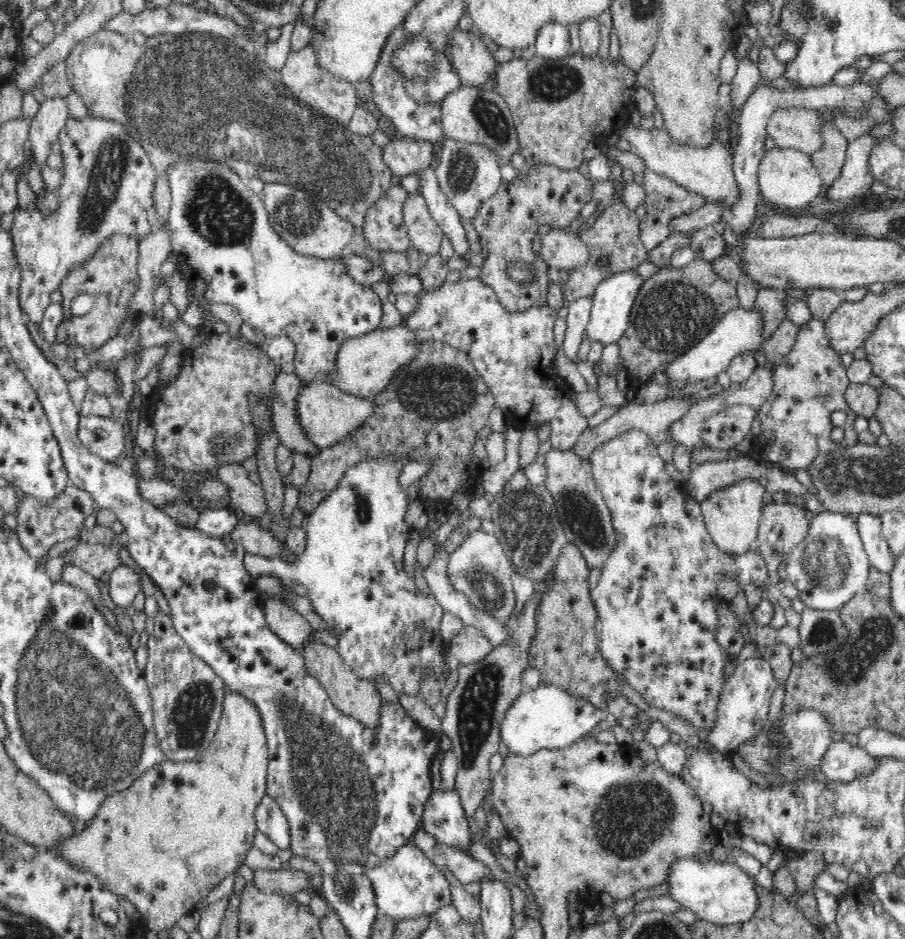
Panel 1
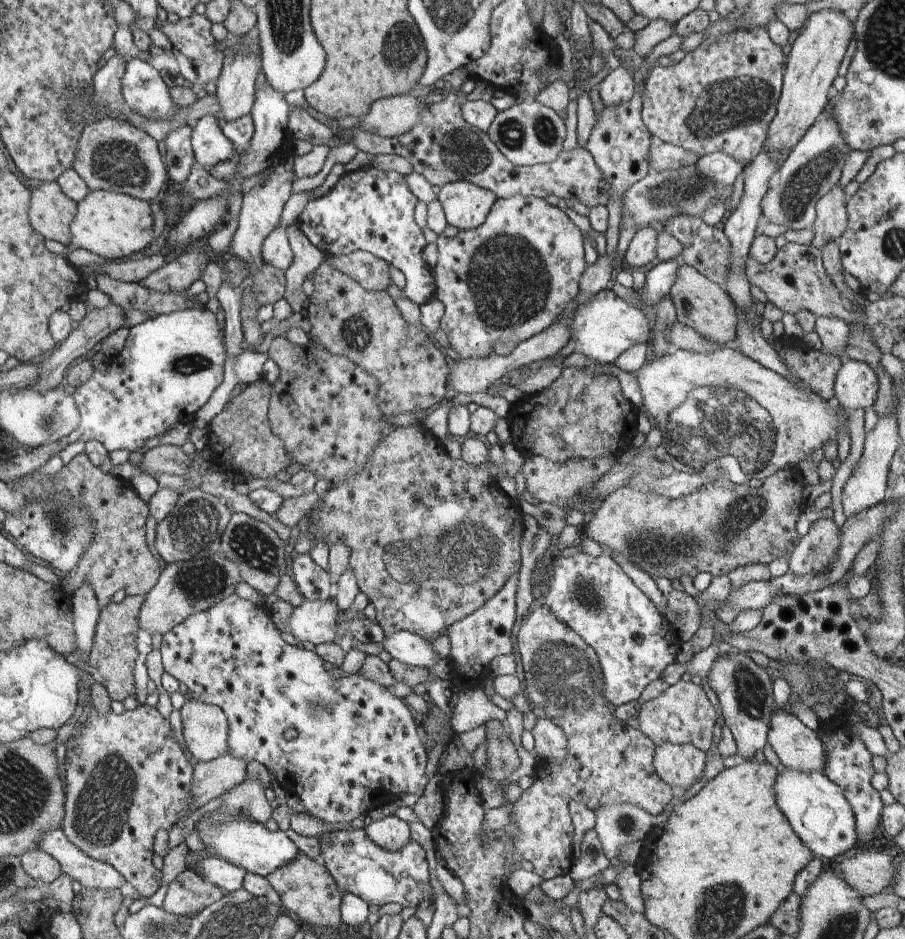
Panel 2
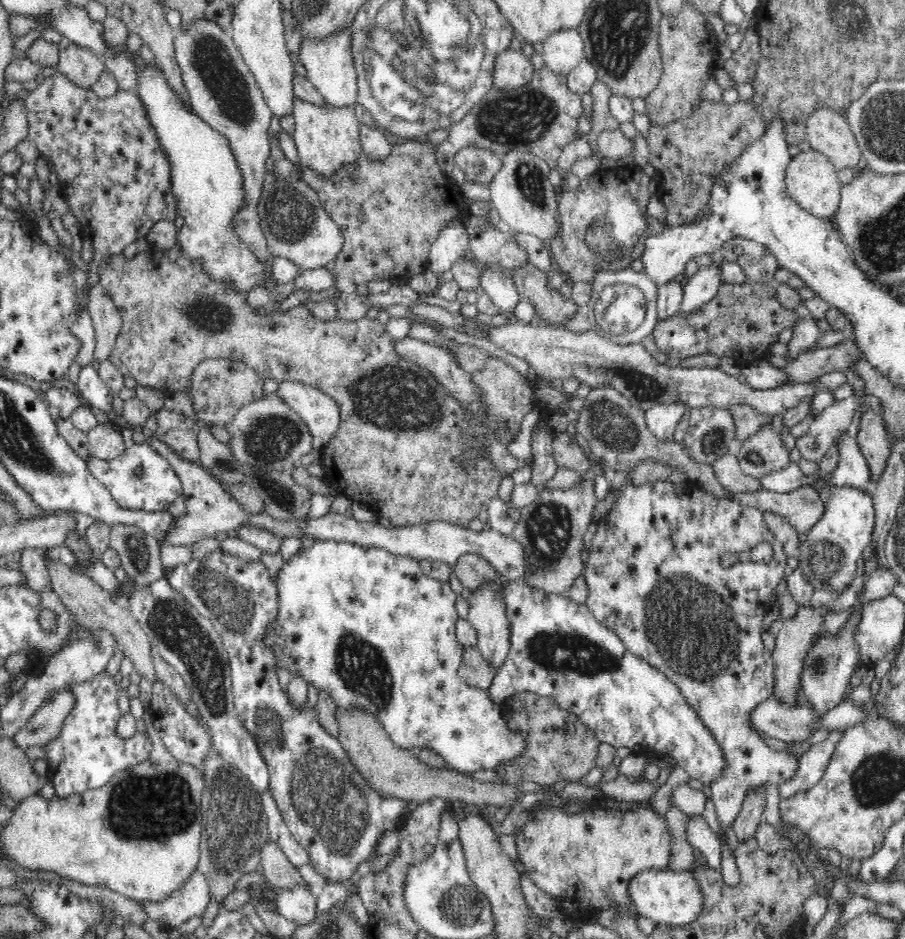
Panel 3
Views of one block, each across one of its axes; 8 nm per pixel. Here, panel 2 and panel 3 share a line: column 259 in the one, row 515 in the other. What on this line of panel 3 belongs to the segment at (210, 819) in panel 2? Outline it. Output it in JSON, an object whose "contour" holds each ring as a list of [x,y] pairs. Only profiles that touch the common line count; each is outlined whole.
{"contour":[[[832,487],[821,520],[814,524],[812,530],[801,535],[798,554],[795,554],[796,570],[812,582],[815,589],[822,589],[831,596],[844,594],[856,578],[856,562],[864,548],[871,544],[875,522],[871,495],[866,495],[859,488]]]}

